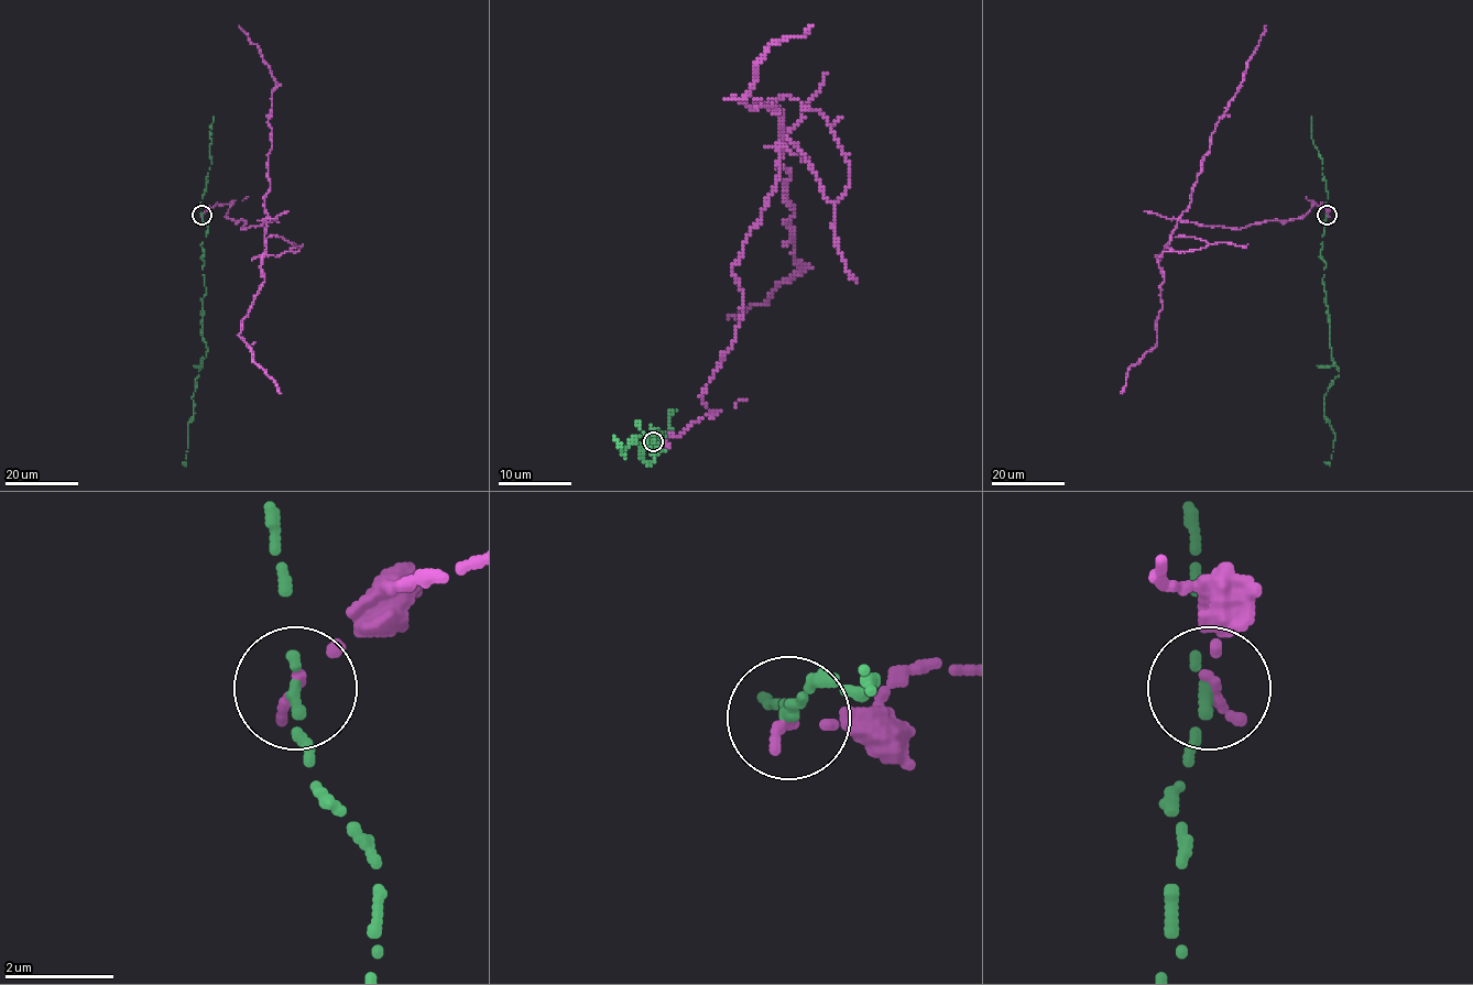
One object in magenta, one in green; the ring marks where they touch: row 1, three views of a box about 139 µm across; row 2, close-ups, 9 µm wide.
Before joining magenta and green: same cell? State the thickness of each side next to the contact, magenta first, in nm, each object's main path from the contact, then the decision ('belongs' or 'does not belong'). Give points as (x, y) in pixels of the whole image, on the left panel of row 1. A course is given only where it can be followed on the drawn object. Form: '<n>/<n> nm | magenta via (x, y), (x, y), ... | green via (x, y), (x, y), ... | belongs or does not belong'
220/240 nm | magenta via (202, 215), (231, 205), (227, 216), (247, 222), (241, 229), (262, 226), (268, 215), (275, 83), (238, 25) | green via (202, 215), (207, 232), (200, 244), (200, 334), (207, 351), (196, 380), (183, 462) | does not belong

